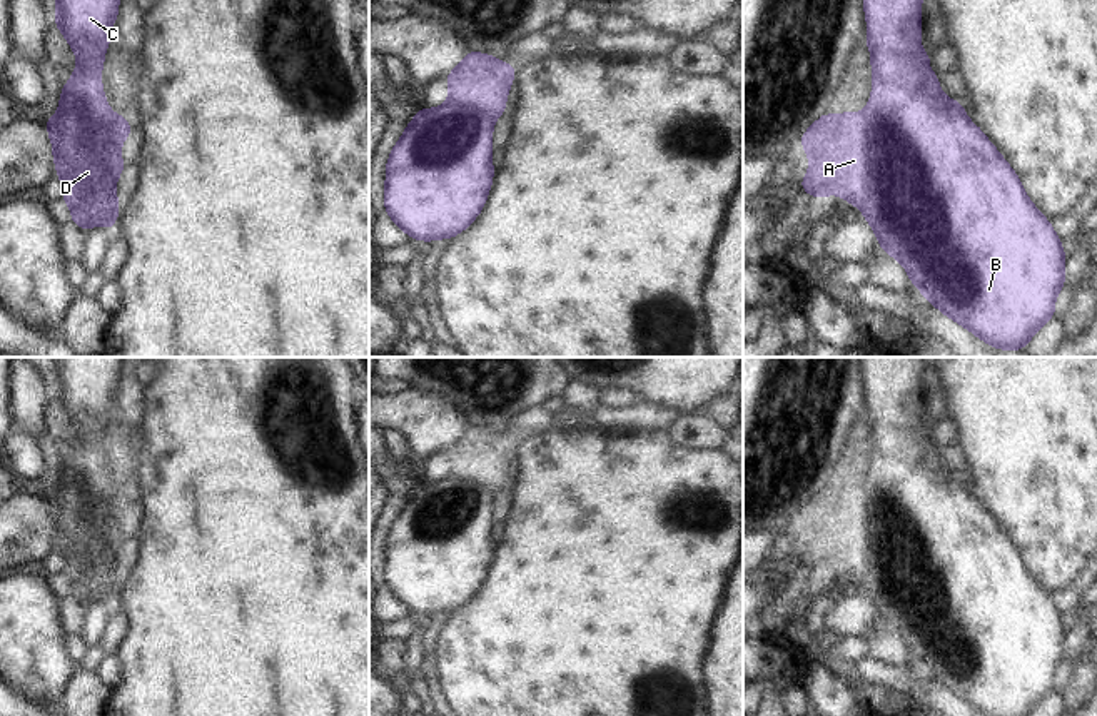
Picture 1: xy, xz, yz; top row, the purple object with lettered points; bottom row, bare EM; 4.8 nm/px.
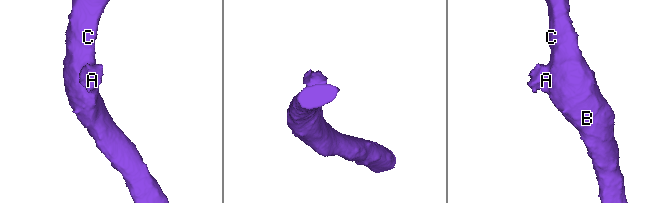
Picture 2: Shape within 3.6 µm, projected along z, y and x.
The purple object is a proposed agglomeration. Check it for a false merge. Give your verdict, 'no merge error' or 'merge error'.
no merge error

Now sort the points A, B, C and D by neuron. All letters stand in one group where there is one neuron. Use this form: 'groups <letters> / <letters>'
groups A B C D

